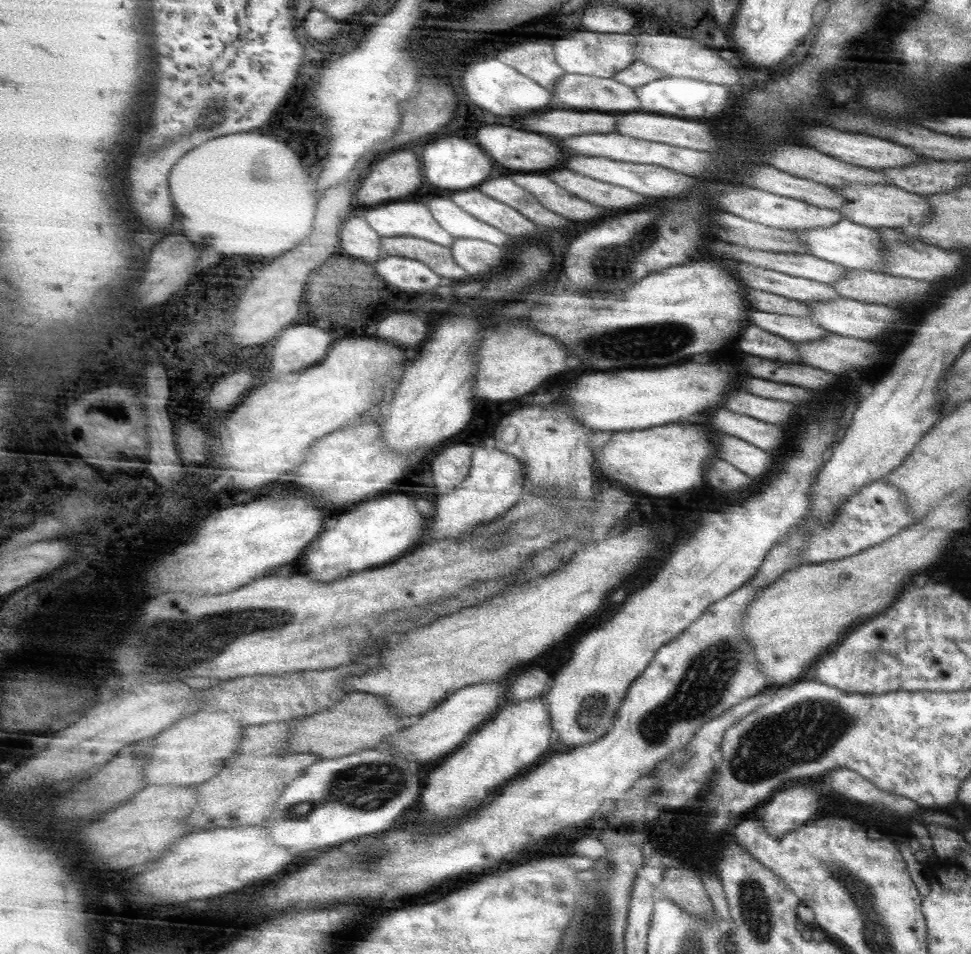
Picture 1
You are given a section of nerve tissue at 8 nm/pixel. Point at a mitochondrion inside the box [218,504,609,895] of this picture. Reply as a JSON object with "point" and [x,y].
{"point":[364,785]}

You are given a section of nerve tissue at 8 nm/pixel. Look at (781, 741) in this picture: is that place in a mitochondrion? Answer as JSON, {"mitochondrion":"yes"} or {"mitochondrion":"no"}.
{"mitochondrion":"yes"}

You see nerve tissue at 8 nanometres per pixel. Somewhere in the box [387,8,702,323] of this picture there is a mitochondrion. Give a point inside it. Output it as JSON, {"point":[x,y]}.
{"point":[611,263]}

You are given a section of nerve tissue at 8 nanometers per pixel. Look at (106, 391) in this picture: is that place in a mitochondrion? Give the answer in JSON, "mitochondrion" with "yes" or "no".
{"mitochondrion":"no"}

